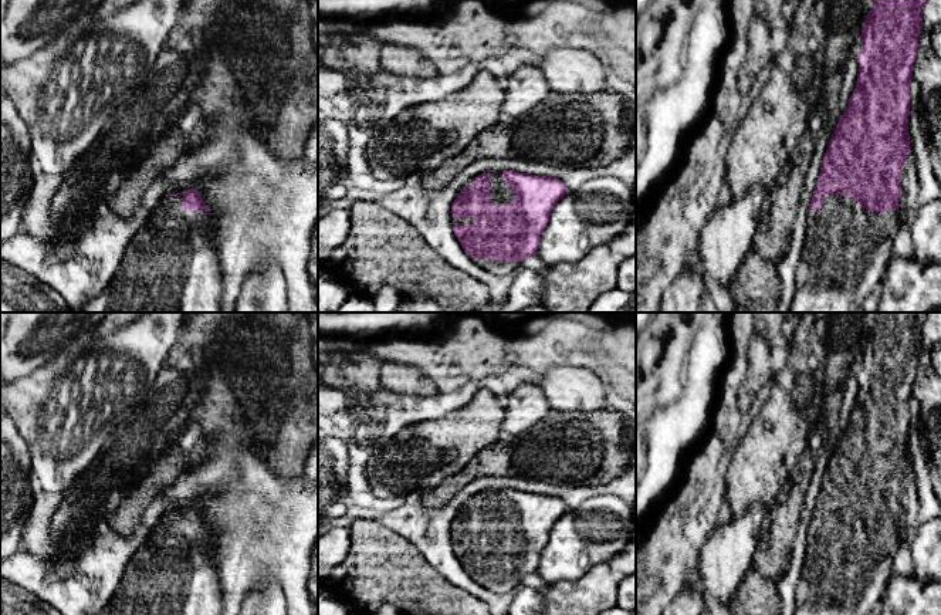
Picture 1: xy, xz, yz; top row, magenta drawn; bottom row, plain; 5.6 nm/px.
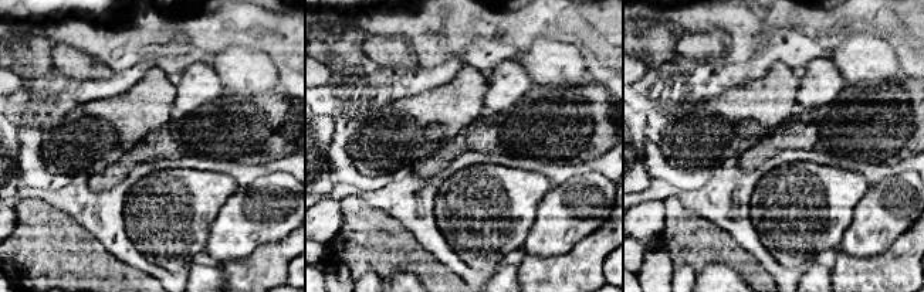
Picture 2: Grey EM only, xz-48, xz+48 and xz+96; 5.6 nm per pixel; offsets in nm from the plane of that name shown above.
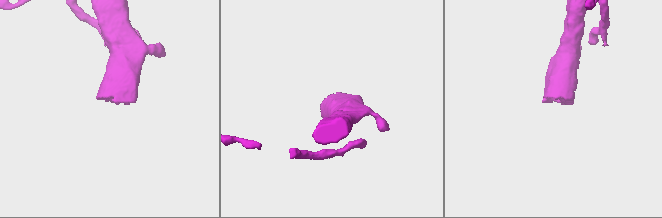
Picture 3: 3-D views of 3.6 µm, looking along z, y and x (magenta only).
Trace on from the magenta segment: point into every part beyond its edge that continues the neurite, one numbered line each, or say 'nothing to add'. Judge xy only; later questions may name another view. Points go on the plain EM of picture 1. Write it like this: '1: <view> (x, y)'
1: xy (172, 574)

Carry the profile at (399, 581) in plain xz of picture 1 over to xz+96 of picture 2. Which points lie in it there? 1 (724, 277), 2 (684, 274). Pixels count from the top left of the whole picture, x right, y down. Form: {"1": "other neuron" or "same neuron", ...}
{"1": "other neuron", "2": "other neuron"}

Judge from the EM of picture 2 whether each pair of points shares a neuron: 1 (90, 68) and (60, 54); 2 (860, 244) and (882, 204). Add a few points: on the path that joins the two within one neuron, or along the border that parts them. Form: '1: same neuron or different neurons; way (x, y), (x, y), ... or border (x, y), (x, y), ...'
1: same neuron; way (83, 65), (67, 60)
2: same neuron; way (867, 234), (882, 214)

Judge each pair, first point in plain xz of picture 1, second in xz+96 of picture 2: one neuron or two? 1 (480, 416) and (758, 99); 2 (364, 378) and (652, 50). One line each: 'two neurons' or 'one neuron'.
1: one neuron
2: one neuron

